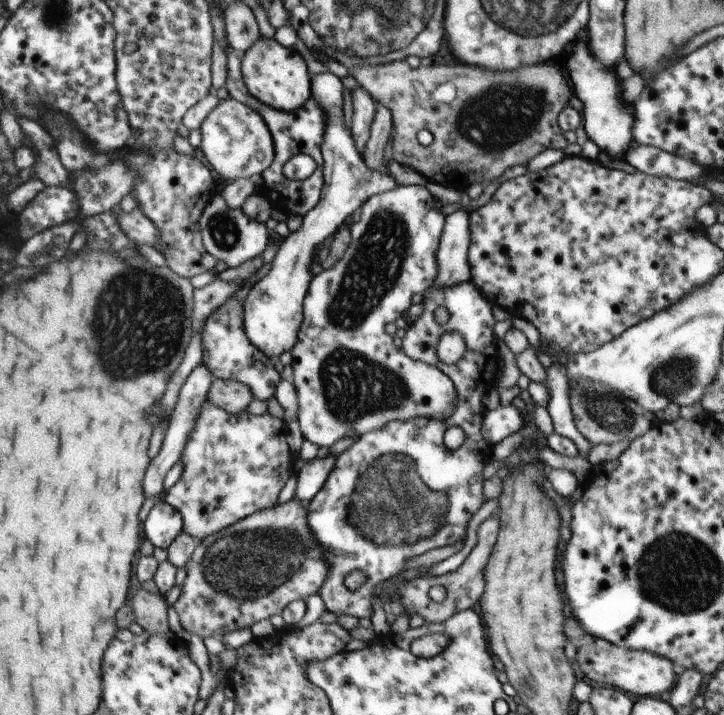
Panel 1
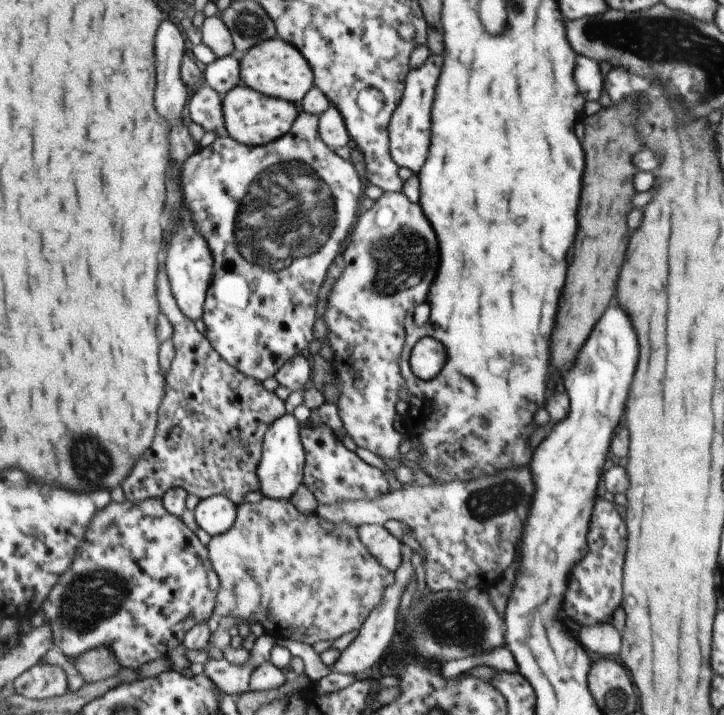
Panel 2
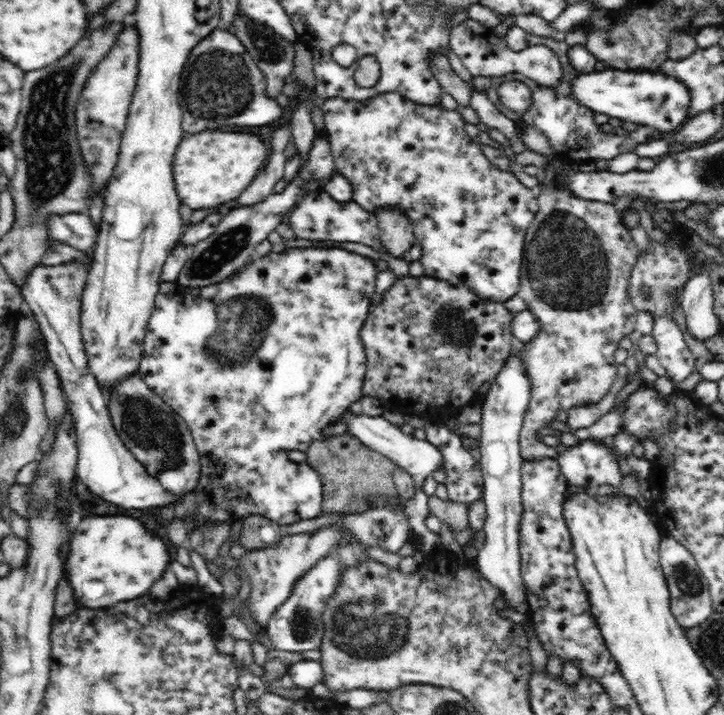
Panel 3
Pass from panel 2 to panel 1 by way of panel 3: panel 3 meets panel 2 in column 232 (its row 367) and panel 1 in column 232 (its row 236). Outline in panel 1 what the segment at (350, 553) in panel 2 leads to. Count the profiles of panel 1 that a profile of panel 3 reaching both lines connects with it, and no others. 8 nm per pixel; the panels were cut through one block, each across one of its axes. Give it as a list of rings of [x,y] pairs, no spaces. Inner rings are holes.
[[[292,498],[199,541],[192,557],[186,562],[186,580],[173,605],[182,628],[202,639],[209,636],[221,639],[234,630],[251,629],[260,620],[282,615],[284,608],[293,600],[305,601],[308,596],[318,594],[328,576],[328,564],[322,556],[322,546],[316,542],[306,524],[306,518],[307,504]]]

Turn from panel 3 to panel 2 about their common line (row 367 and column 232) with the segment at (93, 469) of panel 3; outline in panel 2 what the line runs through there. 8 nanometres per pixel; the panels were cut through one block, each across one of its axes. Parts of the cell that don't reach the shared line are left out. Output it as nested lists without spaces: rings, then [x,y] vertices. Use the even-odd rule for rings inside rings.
[[[239,55],[217,58],[204,70],[204,80],[219,95],[228,94],[241,83]]]

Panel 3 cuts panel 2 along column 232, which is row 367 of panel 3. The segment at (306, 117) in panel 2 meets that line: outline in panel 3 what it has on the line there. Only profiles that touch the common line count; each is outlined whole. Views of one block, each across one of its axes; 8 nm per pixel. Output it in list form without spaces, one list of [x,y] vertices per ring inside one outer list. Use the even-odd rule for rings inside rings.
[[[290,248],[284,252],[270,251],[265,256],[256,258],[245,264],[229,279],[222,282],[203,286],[202,288],[188,288],[176,284],[176,281],[162,281],[156,294],[152,314],[146,324],[144,334],[144,350],[142,360],[138,366],[138,375],[176,414],[180,415],[188,425],[201,462],[201,475],[196,488],[192,492],[183,494],[175,503],[157,507],[154,520],[168,526],[172,520],[193,516],[195,526],[204,522],[230,522],[242,520],[250,515],[260,515],[285,527],[302,519],[312,519],[322,516],[323,490],[322,477],[314,471],[308,461],[291,462],[287,457],[289,450],[302,450],[306,452],[310,444],[316,440],[331,438],[324,434],[326,426],[334,426],[344,412],[350,410],[354,402],[363,397],[362,385],[366,376],[366,351],[360,338],[360,328],[368,316],[371,297],[375,291],[377,279],[374,260],[352,251],[340,248]]]

